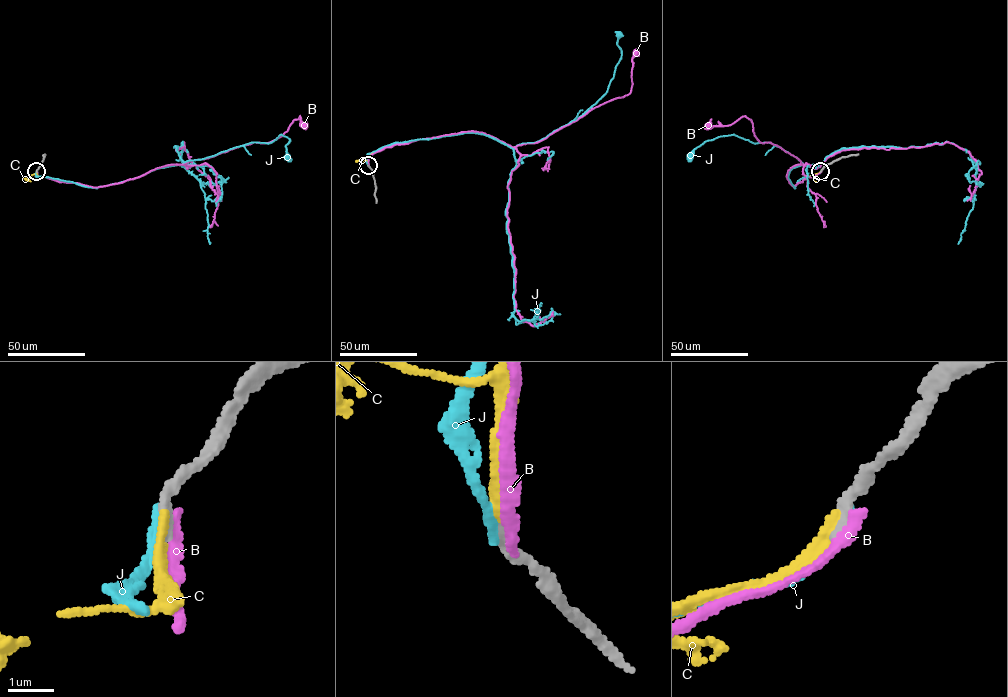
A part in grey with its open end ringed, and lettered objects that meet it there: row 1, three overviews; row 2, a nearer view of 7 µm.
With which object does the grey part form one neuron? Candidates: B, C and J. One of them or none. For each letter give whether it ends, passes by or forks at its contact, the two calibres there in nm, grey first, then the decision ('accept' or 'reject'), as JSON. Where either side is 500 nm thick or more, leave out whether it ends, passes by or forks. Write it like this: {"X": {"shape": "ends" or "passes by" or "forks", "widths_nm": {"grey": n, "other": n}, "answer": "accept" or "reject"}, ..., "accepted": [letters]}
{"B": {"shape": "ends", "widths_nm": {"grey": 280, "other": 280}, "answer": "reject"}, "C": {"shape": "ends", "widths_nm": {"grey": 260, "other": 240}, "answer": "accept"}, "J": {"shape": "ends", "widths_nm": {"grey": 280, "other": 240}, "answer": "reject"}, "accepted": ["C"]}

